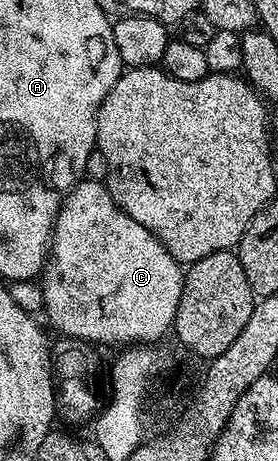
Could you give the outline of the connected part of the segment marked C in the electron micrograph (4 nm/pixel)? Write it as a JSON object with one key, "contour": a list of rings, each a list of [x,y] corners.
{"contour":[[[81,180],[64,195],[64,203],[61,204],[60,210],[56,213],[56,222],[52,226],[52,237],[50,239],[50,249],[48,251],[48,260],[44,263],[44,273],[42,283],[44,282],[44,310],[48,313],[47,325],[53,326],[56,330],[61,330],[65,339],[79,340],[85,344],[96,344],[94,342],[124,342],[120,344],[152,344],[164,333],[173,329],[178,312],[178,300],[182,296],[184,287],[184,270],[181,263],[166,252],[166,248],[153,234],[138,220],[134,220],[129,214],[118,205],[110,196],[107,185],[101,182],[89,182]]]}

